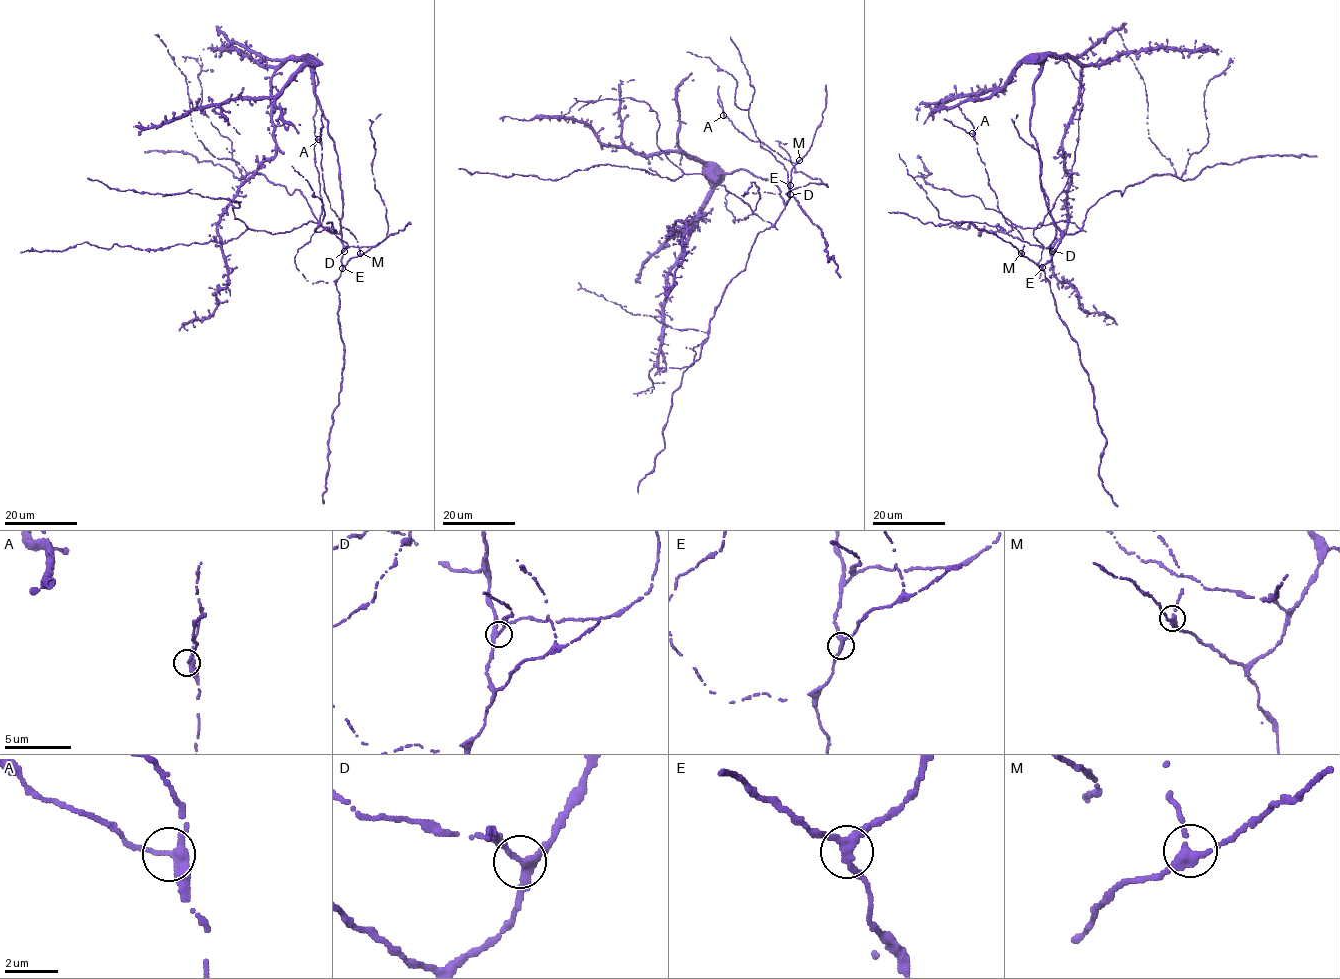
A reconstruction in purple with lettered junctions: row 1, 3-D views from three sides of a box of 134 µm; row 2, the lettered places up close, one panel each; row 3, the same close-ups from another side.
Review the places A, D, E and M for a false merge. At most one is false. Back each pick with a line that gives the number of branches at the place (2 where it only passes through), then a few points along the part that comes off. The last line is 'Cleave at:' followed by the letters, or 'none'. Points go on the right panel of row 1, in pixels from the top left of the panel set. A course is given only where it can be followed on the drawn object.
Cleave at: none

